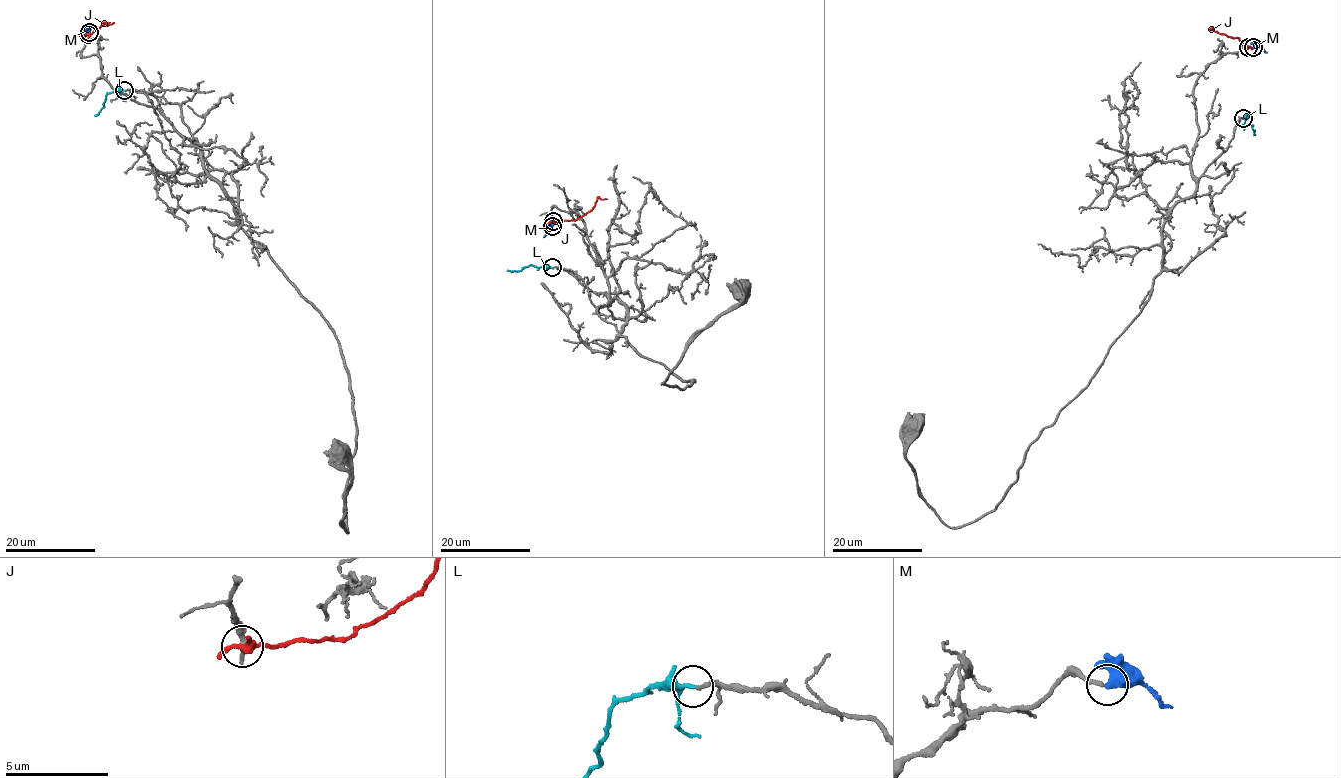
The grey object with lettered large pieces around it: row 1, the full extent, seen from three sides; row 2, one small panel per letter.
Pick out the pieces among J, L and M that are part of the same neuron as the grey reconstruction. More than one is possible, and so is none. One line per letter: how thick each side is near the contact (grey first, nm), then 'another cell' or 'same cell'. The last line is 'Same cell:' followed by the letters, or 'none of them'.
J: calibres 360 and 300 nm; another cell
L: calibres 160 and 150 nm; same cell
M: calibres 180 and 600 nm; another cell
Same cell: L

